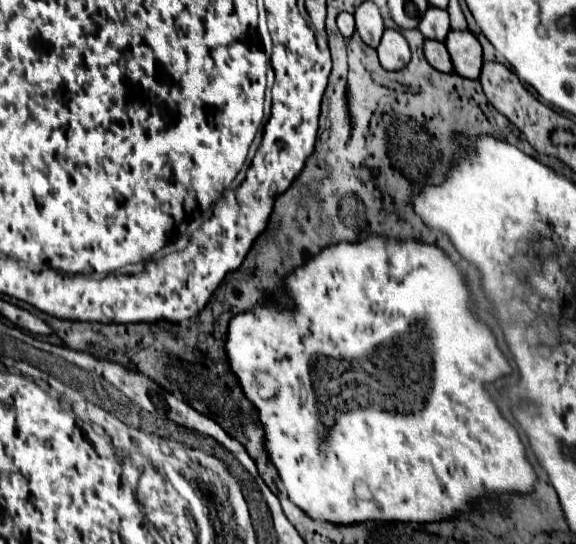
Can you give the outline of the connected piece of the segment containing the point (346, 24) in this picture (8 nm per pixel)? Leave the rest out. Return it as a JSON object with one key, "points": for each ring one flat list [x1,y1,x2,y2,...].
{"points":[[340,13,336,21,338,21,340,33,342,33,346,39,352,37,352,33,354,33,354,17,352,17,350,13]]}

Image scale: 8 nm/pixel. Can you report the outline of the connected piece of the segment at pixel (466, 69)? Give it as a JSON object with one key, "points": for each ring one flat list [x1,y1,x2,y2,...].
{"points":[[450,31,446,47,454,63,454,71,464,79,478,79,482,69,482,47,470,31]]}

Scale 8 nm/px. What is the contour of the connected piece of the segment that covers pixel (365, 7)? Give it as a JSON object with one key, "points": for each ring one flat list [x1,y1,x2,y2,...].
{"points":[[364,1,356,9,354,17,356,17,356,31,364,39,364,43,370,47,378,47,380,37,384,33,384,23,378,7,372,1]]}

